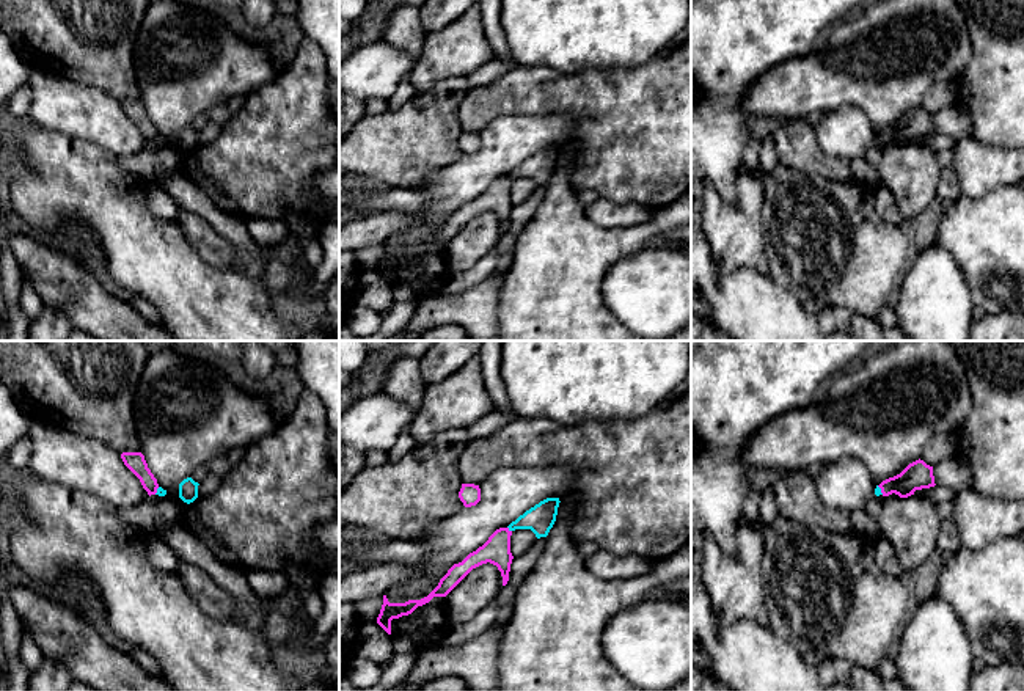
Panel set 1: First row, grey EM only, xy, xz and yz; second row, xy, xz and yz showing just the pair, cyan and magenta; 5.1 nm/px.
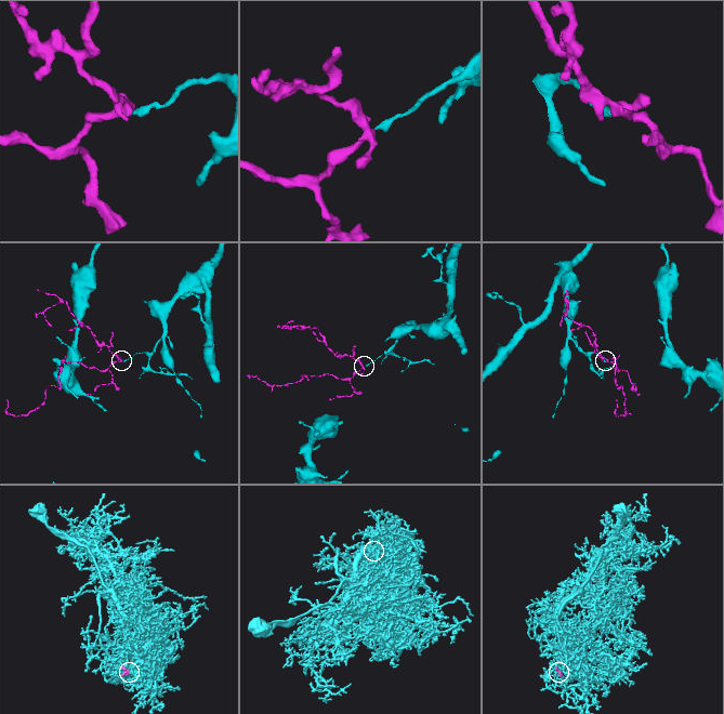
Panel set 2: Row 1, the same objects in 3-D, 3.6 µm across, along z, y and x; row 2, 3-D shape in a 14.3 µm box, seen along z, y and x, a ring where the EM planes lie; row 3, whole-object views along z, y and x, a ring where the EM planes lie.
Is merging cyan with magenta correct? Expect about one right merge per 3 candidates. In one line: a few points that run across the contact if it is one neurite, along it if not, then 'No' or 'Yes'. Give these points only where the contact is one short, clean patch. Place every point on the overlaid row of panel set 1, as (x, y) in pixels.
Line: xz (508, 526), (511, 531). No

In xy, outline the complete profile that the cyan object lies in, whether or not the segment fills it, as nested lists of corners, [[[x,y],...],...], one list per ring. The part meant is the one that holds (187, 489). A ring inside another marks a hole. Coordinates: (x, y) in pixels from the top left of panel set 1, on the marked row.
[[[192,477],[184,479],[179,484],[179,498],[190,504],[198,498],[198,482],[195,482]]]

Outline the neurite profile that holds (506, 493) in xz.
[[[501,466],[492,471],[481,488],[481,501],[476,506],[463,507],[457,514],[438,521],[427,529],[416,542],[429,548],[429,553],[418,562],[408,565],[419,572],[407,581],[386,590],[389,603],[405,603],[427,597],[448,573],[448,570],[462,562],[470,553],[482,547],[488,537],[499,528],[507,528],[526,510],[547,498],[564,498],[576,485],[578,476],[573,466]]]

